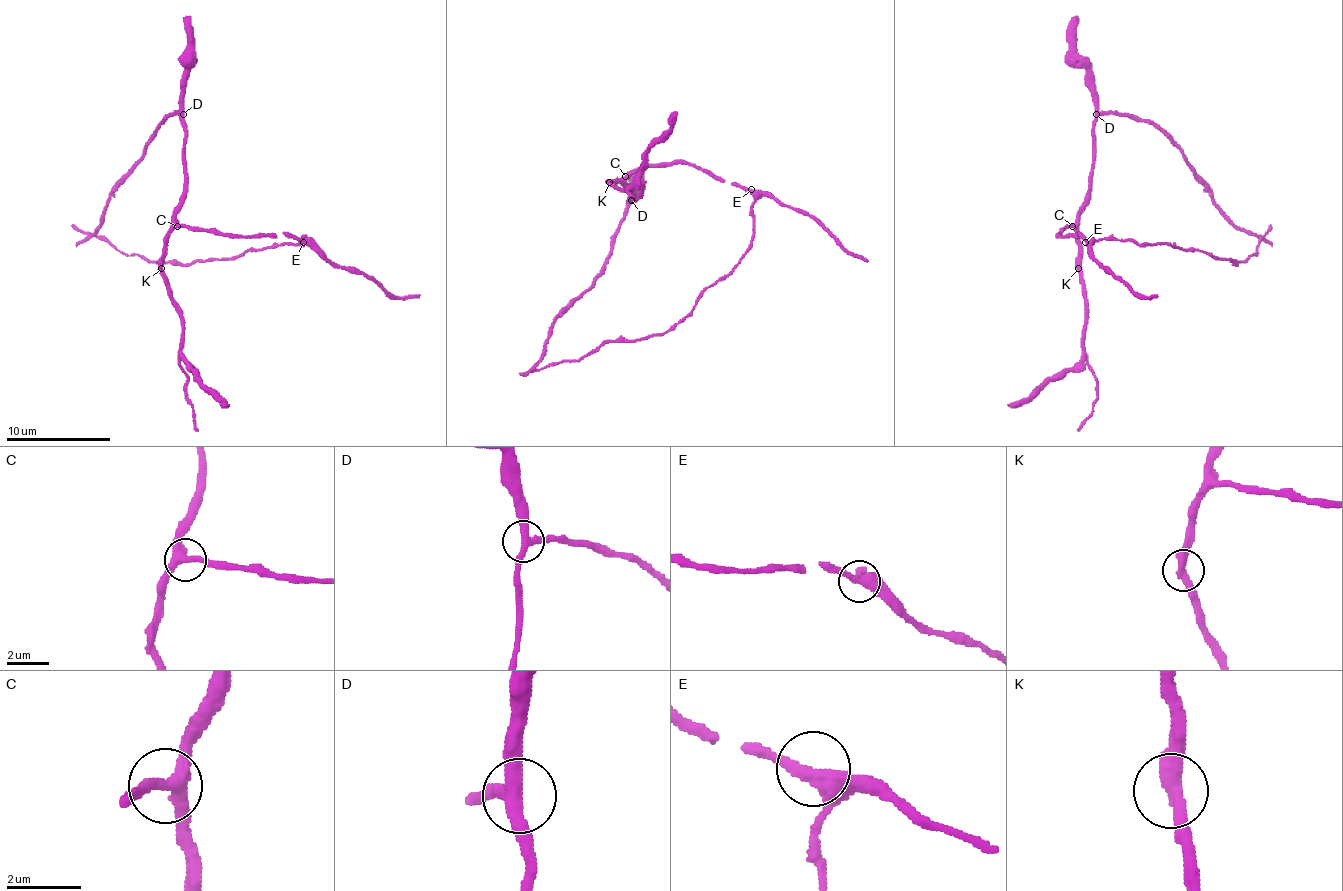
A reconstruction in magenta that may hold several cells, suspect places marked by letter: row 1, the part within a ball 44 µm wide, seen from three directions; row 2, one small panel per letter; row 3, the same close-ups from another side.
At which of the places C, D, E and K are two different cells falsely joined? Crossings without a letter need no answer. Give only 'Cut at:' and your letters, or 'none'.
Cut at: none

